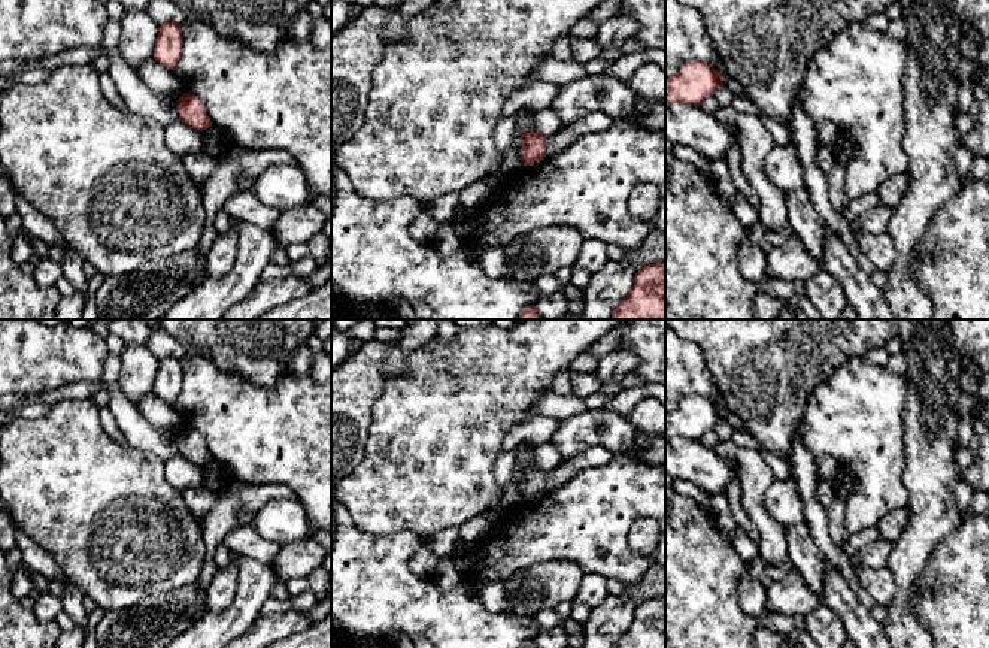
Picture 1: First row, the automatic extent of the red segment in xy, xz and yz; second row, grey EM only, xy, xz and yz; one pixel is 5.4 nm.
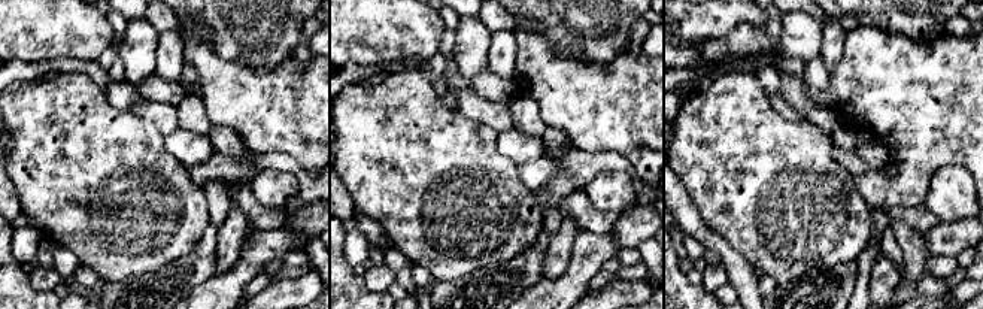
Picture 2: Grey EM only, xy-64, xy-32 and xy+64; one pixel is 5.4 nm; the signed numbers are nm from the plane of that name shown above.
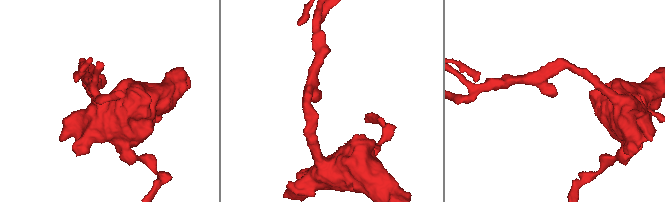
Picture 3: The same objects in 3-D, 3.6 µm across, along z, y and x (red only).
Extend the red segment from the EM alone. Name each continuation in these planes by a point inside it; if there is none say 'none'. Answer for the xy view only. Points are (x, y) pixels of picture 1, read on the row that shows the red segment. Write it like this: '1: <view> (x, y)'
none

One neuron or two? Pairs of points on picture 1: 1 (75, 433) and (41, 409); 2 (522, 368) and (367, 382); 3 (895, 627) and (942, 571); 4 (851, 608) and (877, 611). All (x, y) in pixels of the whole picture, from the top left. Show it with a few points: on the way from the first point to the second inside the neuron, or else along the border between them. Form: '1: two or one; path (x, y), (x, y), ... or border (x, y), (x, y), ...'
1: two; border (49, 406), (42, 415), (15, 418)
2: two; border (407, 356), (407, 371), (385, 381), (370, 414)
3: two; border (924, 571), (912, 603), (930, 632)
4: two; border (868, 609), (882, 624)

